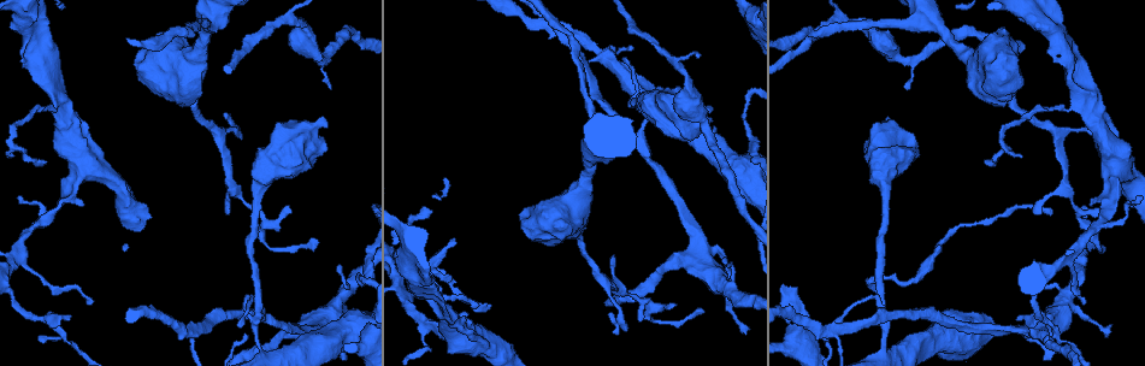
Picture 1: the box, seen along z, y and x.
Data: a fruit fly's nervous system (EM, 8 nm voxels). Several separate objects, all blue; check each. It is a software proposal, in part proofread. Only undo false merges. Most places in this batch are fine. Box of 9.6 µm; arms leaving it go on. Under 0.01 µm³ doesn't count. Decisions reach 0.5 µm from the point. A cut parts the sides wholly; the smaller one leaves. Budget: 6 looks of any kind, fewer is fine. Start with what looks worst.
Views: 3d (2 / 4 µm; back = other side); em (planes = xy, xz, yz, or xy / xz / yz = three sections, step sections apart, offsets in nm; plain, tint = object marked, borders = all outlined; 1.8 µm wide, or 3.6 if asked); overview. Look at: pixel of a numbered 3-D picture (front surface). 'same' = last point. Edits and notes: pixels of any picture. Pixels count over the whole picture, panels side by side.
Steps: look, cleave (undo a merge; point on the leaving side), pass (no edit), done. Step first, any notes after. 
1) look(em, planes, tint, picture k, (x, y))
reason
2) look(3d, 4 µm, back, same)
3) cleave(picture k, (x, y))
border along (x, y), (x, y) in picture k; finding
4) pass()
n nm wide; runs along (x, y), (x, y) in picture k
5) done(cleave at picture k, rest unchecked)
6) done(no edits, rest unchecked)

look(em, planes, tint, picture 1, (257, 320))
abrupt turn

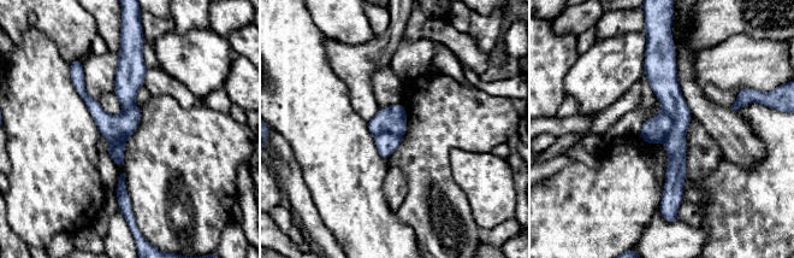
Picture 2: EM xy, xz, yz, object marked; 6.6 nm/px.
cleave(picture 2, (655, 130))
the part that leaves runs along (80, 71), (83, 94), (124, 136) in picture 2; a second neuron is stuck on

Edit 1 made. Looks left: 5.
look(3d, 2 µm, back, picture 1, (1100, 221))
a fork

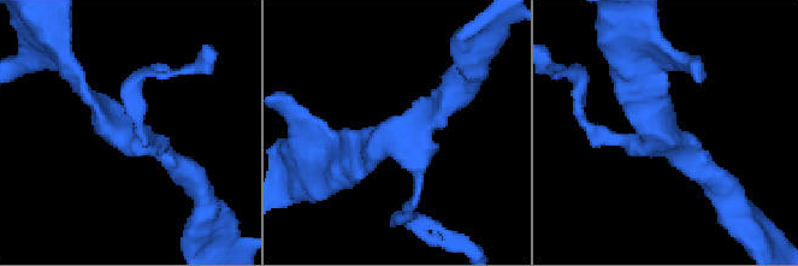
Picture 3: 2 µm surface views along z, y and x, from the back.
look(em, xz, step 4, tint, picture 3, (399, 136))
shape alone is not enough

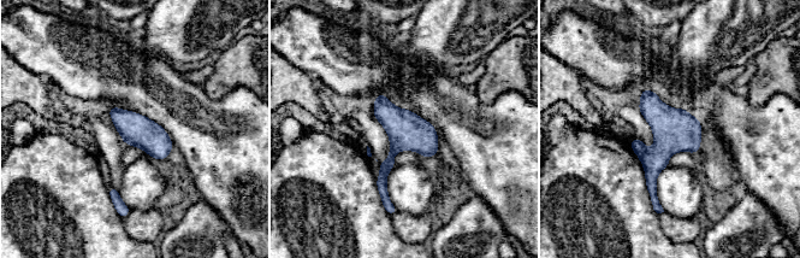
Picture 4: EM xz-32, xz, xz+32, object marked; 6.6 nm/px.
pass()
continuous, no second neuron

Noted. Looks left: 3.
done(cleave at picture 2, rest unchecked)

